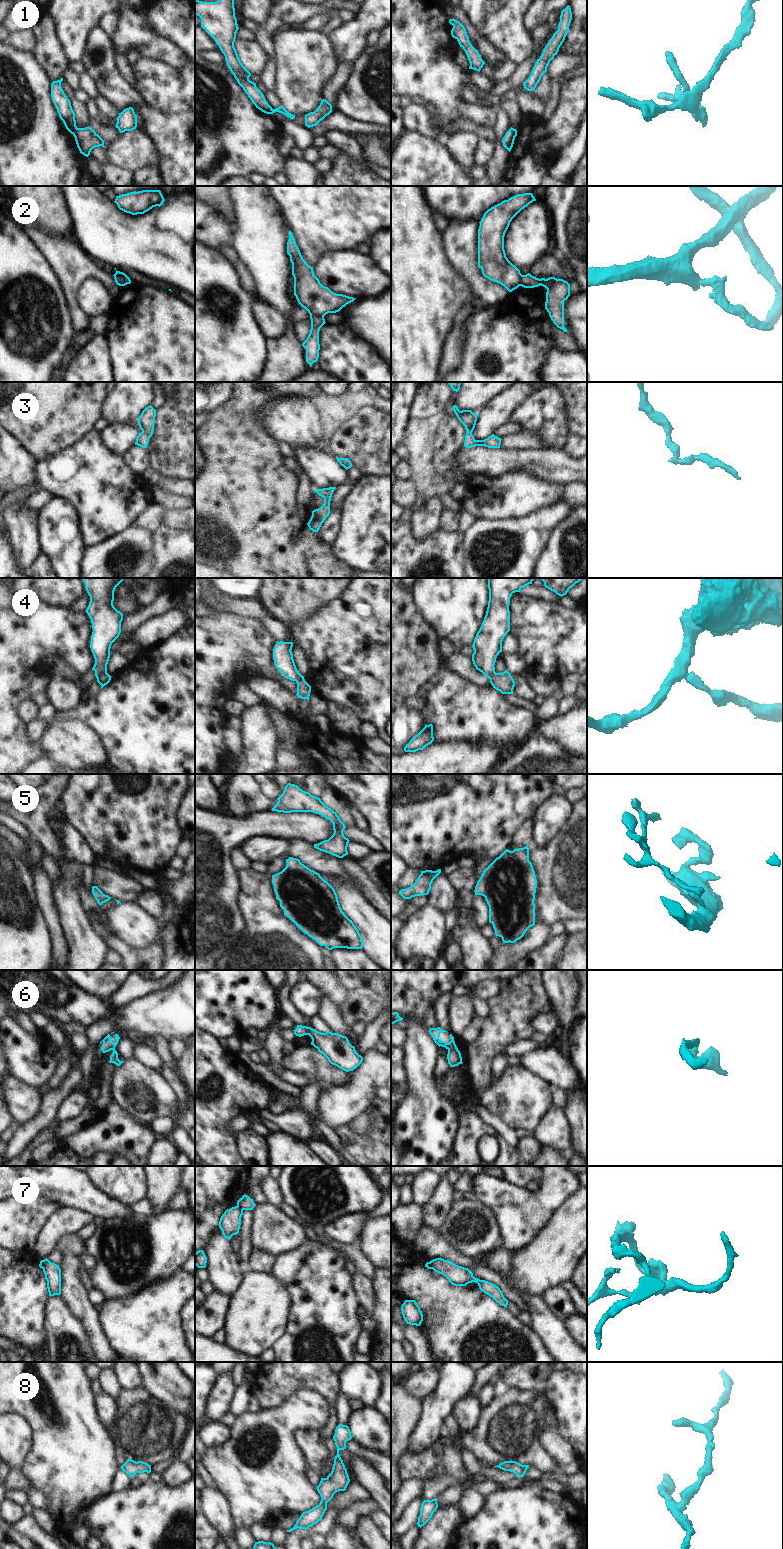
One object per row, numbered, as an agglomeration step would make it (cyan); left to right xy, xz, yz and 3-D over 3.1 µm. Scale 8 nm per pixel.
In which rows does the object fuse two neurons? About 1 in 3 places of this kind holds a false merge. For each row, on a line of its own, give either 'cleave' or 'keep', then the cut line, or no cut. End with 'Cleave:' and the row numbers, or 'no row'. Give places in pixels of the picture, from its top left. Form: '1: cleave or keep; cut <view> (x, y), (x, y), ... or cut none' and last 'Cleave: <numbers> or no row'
1: cleave; cut xy (76, 127), (72, 133)
2: cleave; cut xy (114, 276), (121, 276), (127, 283)
3: keep; cut none
4: cleave; cut xy (106, 671), (97, 679)
5: keep; cut none
6: cleave; cut xz (310, 1027), (307, 1034)
7: cleave; cut xz (237, 1205), (242, 1211)
8: keep; cut none
Cleave: 1, 2, 4, 6, 7

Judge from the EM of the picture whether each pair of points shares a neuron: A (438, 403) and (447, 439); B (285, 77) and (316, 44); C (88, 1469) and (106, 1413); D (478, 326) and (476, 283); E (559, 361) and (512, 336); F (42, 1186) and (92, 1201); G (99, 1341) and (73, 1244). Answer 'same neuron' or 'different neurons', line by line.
A: different neurons
B: same neuron
C: different neurons
D: different neurons
E: different neurons
F: same neuron
G: same neuron

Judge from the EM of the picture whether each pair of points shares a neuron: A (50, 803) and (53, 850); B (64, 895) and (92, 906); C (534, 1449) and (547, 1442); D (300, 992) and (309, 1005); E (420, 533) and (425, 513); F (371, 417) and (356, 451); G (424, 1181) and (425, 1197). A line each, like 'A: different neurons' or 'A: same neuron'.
A: same neuron
B: different neurons
C: different neurons
D: same neuron
E: same neuron
F: same neuron
G: same neuron

